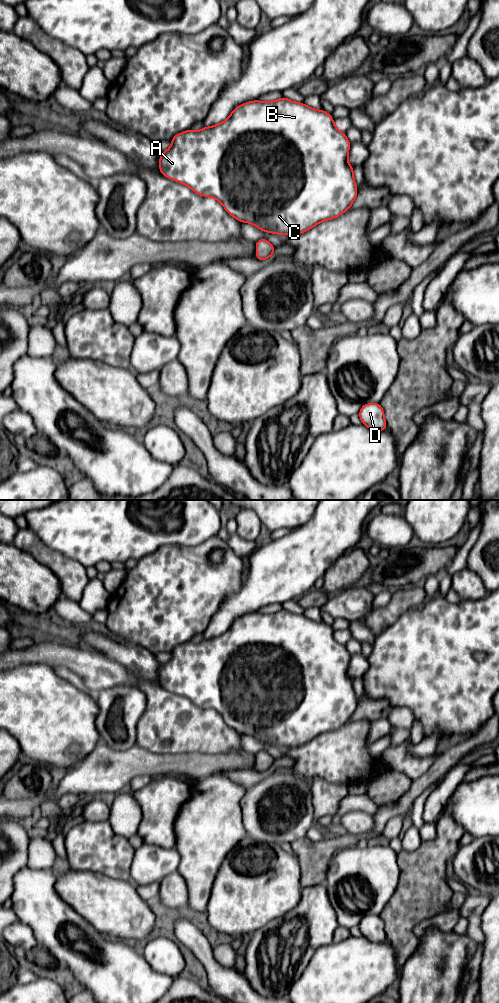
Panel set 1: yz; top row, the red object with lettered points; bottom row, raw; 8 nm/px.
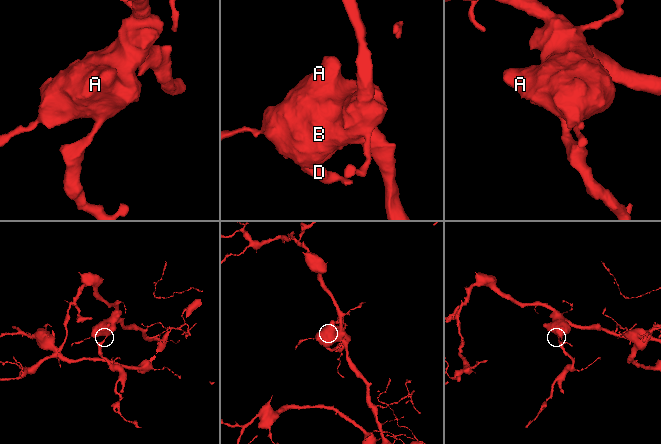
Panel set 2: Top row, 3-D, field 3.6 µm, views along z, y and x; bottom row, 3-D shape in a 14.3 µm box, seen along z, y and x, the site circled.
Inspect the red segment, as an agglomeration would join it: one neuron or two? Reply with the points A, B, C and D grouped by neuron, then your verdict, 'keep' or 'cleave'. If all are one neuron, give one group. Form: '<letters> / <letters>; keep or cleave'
A B C D; keep

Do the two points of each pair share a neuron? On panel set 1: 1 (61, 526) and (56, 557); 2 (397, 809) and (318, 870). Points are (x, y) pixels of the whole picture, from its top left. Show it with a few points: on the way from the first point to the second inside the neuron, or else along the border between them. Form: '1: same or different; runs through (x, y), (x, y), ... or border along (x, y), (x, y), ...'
1: different; border along (38, 536), (48, 546), (78, 561)
2: same; runs through (378, 827), (371, 835), (339, 840), (332, 847)

